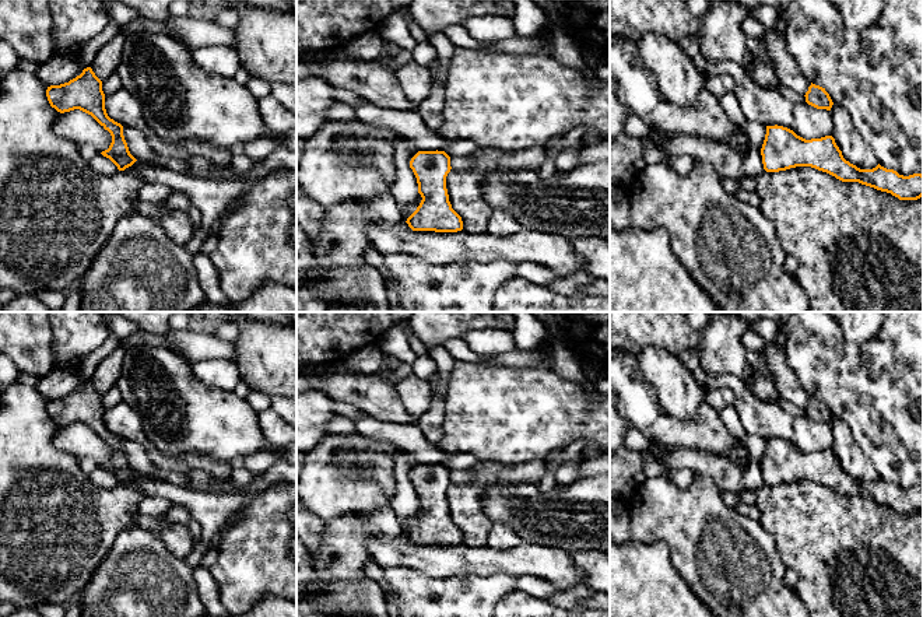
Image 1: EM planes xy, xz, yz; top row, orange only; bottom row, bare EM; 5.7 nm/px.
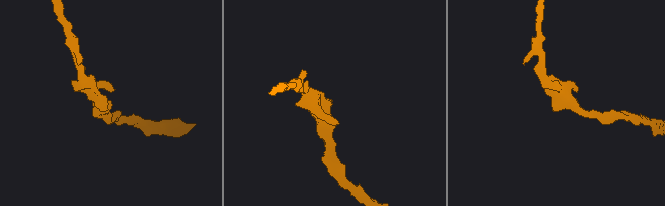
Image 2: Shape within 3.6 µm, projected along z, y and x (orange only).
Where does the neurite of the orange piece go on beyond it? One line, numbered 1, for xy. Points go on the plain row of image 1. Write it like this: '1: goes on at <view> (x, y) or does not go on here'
1: does not go on here

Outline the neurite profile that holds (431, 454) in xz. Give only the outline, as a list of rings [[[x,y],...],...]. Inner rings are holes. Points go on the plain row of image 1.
[[[435,444],[425,445],[421,451],[414,453],[420,464],[445,464],[452,453],[441,449]]]

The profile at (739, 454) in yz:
[[[738,441],[731,451],[720,453],[719,456],[731,459],[741,469],[741,471],[747,467],[750,460],[748,449],[741,441]]]

